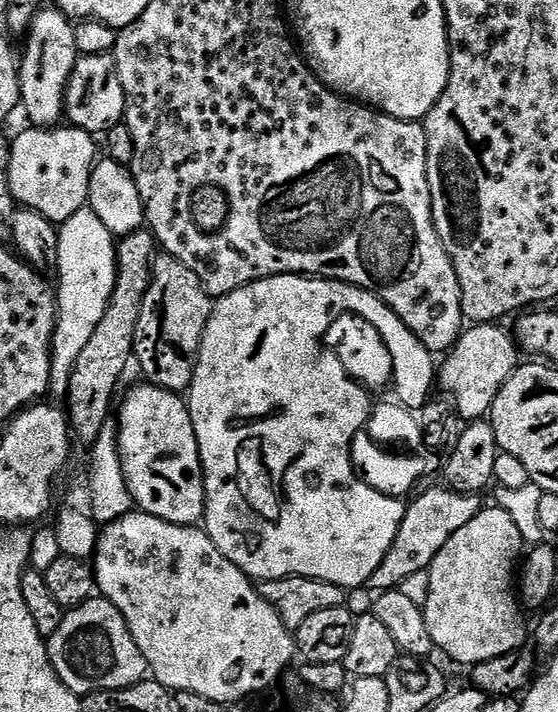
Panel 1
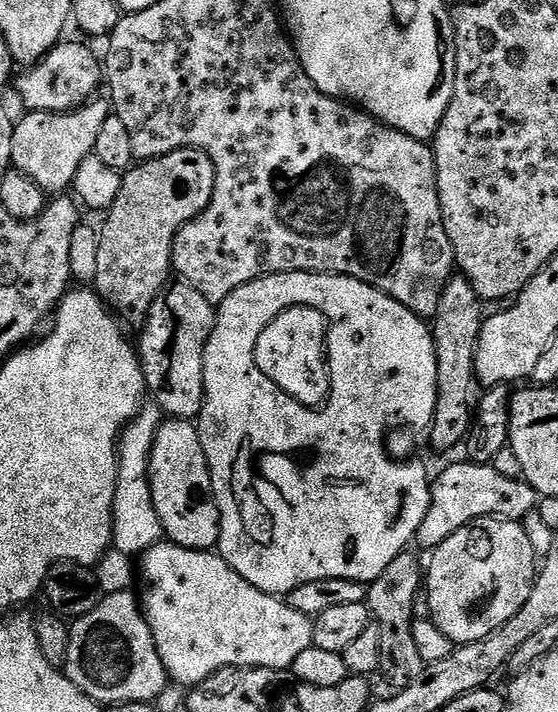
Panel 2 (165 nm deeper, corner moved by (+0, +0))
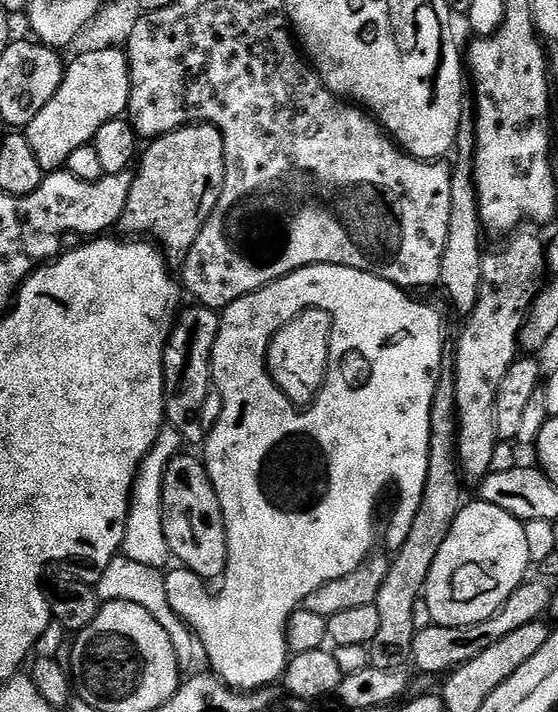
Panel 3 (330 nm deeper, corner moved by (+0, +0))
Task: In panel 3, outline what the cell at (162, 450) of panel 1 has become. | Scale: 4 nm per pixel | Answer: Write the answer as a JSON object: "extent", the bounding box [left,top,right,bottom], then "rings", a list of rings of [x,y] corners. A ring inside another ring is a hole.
{"extent":[162,454,228,582],"rings":[[[181,454],[166,466],[166,478],[162,482],[162,514],[166,542],[173,557],[177,561],[180,559],[196,575],[193,577],[204,582],[219,581],[228,565],[228,535],[218,494],[199,455]]]}

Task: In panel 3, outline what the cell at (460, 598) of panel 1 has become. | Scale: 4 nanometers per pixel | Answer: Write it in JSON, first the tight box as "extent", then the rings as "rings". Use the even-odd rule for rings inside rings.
{"extent":[422,498,533,626],"rings":[[[479,498],[473,500],[473,504],[465,503],[458,518],[454,518],[454,526],[450,526],[450,534],[446,534],[446,542],[442,542],[442,550],[438,550],[438,558],[434,558],[428,580],[424,583],[422,604],[428,607],[427,619],[433,624],[474,626],[474,622],[486,622],[486,618],[495,614],[506,598],[514,594],[516,587],[525,583],[528,566],[533,563],[524,524],[490,502]]]}

